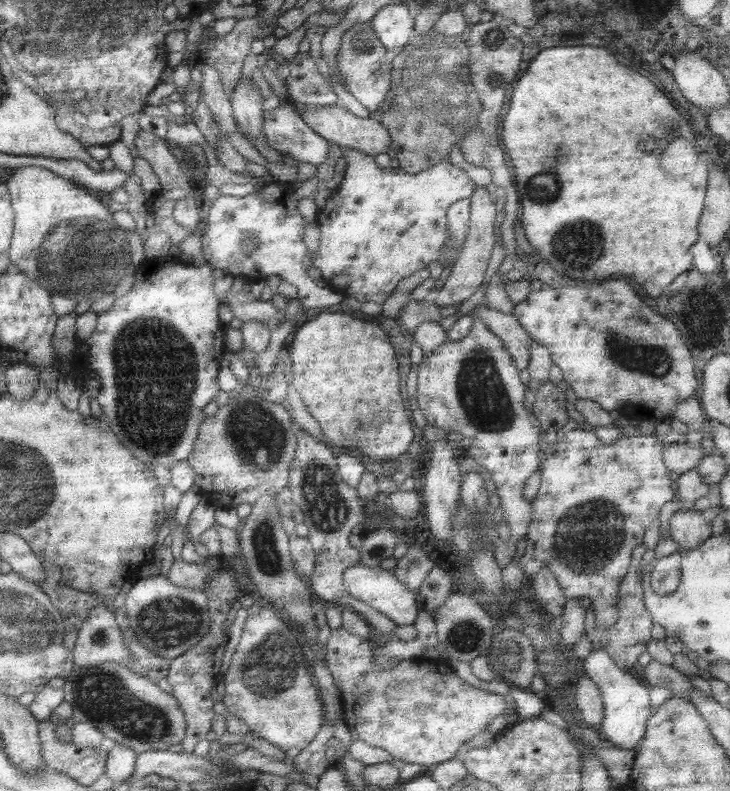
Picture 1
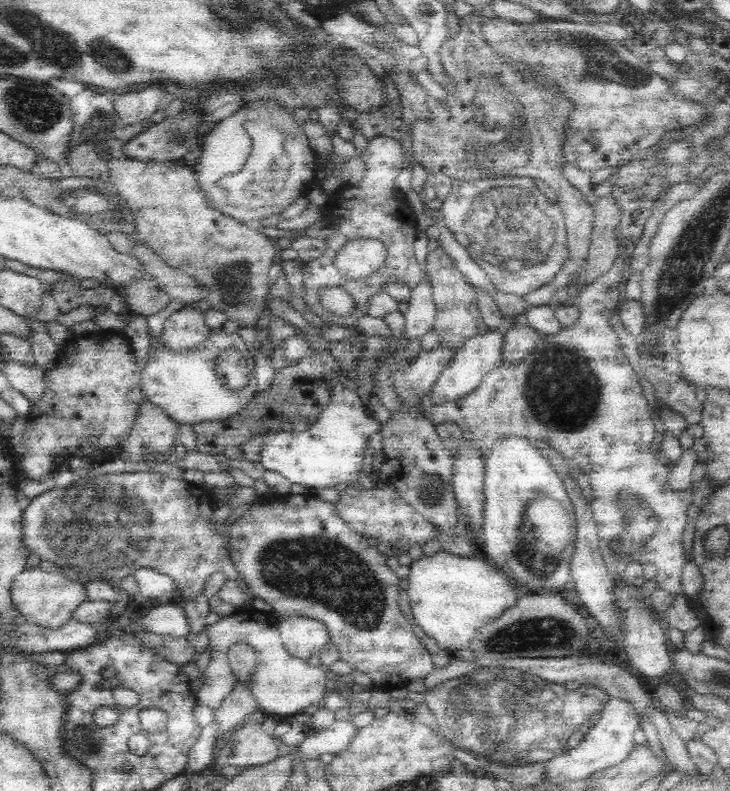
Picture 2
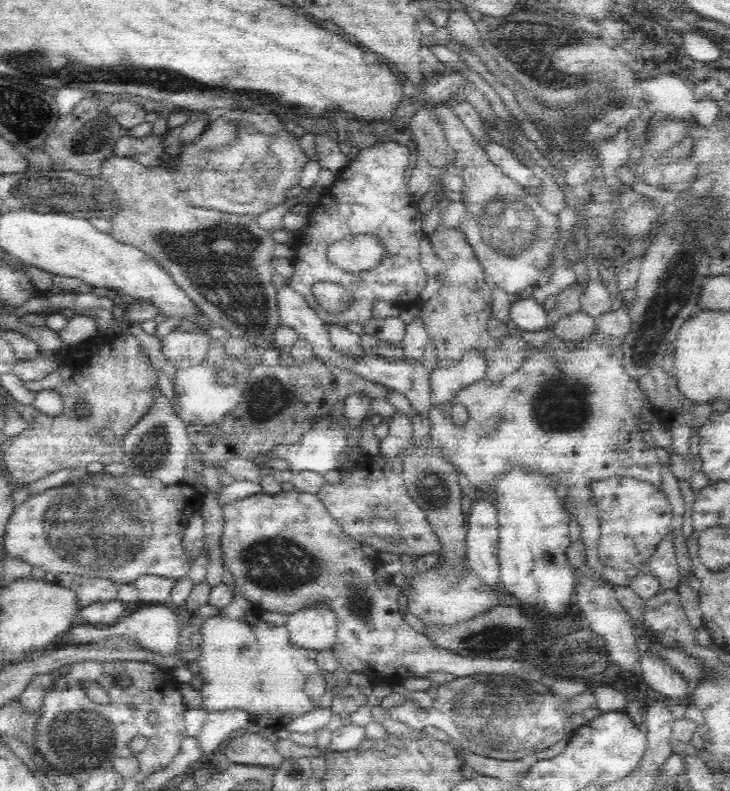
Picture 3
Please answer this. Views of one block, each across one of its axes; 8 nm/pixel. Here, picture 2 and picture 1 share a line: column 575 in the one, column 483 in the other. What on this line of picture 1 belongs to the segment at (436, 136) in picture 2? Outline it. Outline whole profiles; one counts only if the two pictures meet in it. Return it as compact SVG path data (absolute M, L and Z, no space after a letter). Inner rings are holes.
M475 186L473 194L471 194L471 214L469 214L469 232L465 236L463 248L457 256L457 260L451 266L451 272L443 284L443 288L431 298L431 302L437 308L445 308L445 306L453 306L453 304L463 304L467 298L471 298L481 282L483 282L483 274L487 270L491 252L493 252L493 220L495 220L495 202L491 200L491 190L493 188L481 188Z

